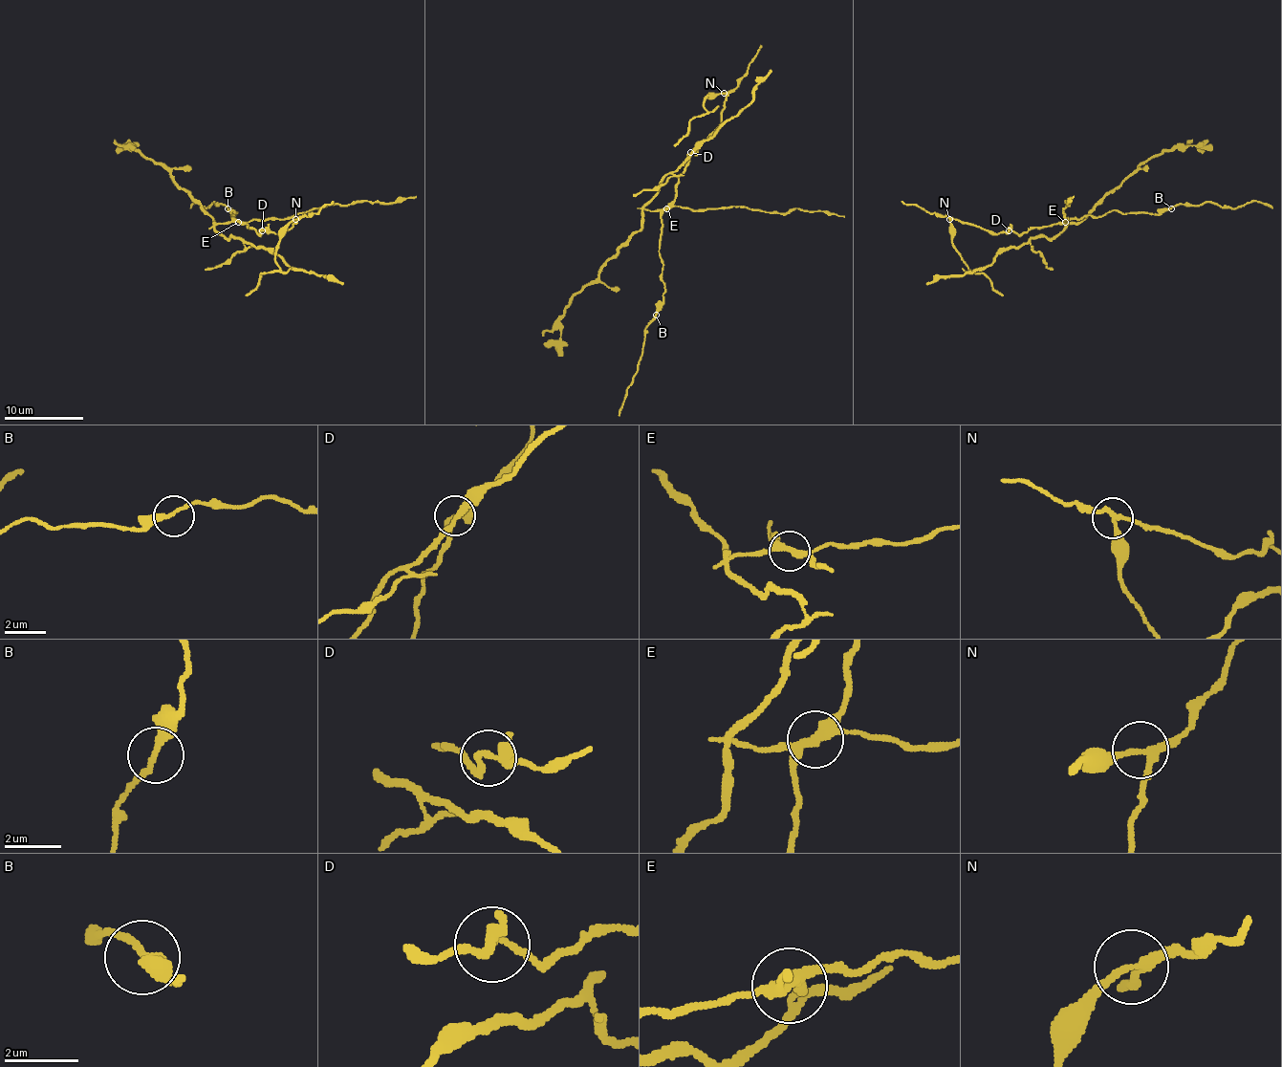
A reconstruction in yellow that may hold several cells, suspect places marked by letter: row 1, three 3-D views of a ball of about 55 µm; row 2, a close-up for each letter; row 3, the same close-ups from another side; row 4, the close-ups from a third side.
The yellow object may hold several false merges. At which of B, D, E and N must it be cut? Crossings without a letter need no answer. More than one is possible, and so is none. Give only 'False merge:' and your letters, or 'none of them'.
False merge: E, N

